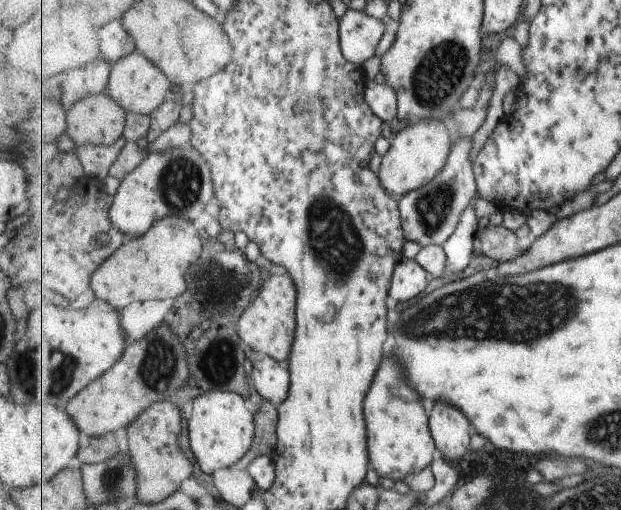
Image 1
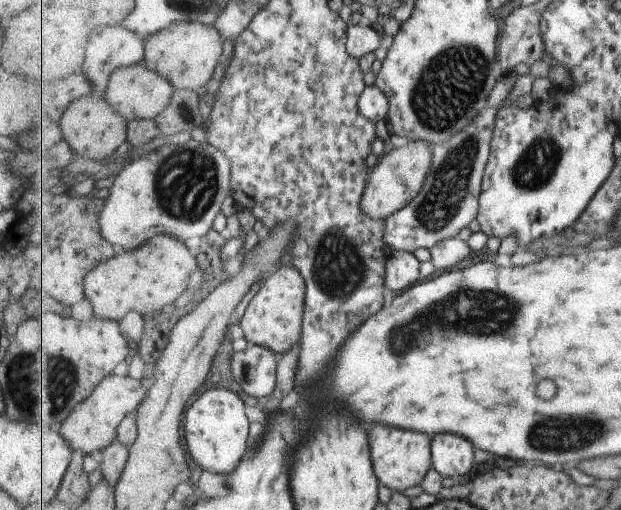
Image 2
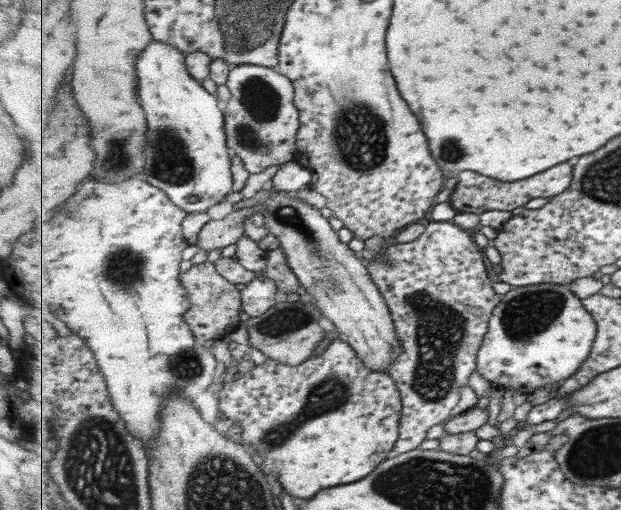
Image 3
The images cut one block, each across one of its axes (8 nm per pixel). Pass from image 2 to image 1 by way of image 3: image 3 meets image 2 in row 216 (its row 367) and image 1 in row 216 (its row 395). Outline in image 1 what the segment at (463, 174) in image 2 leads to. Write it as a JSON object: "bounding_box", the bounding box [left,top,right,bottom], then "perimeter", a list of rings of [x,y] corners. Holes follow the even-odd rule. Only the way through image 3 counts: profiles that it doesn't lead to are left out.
{"bounding_box":[399,138,479,247],"perimeter":[[[453,138],[453,142],[454,148],[451,149],[447,166],[443,172],[438,174],[429,184],[399,198],[406,240],[415,241],[421,247],[445,244],[457,230],[463,212],[479,196],[474,162],[471,160],[473,138],[457,138],[457,140]]]}

